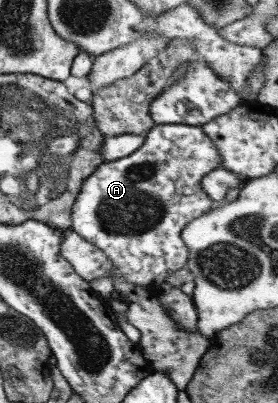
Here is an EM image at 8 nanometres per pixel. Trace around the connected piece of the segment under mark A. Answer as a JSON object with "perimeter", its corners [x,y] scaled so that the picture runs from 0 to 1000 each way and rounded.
{"perimeter":[[[554,310],[522,335],[522,350],[511,362],[489,377],[475,377],[460,390],[432,392],[410,402],[378,402],[374,407],[349,412],[345,422],[317,437],[302,449],[291,467],[291,479],[277,486],[273,501],[259,519],[259,566],[273,573],[309,600],[327,600],[345,615],[374,623],[374,630],[396,643],[406,655],[406,675],[399,682],[374,682],[371,687],[342,690],[327,712],[353,734],[392,734],[414,710],[414,695],[450,695],[471,700],[504,712],[525,710],[572,710],[594,700],[594,690],[604,690],[622,675],[669,665],[680,615],[669,603],[655,596],[651,576],[655,568],[698,541],[712,541],[727,531],[741,531],[745,521],[763,521],[781,501],[763,499],[755,486],[737,479],[727,467],[727,449],[734,437],[763,422],[784,419],[795,407],[799,392],[791,392],[791,375],[770,357],[770,350],[737,333],[734,320],[723,313],[683,313],[683,310]]]}

